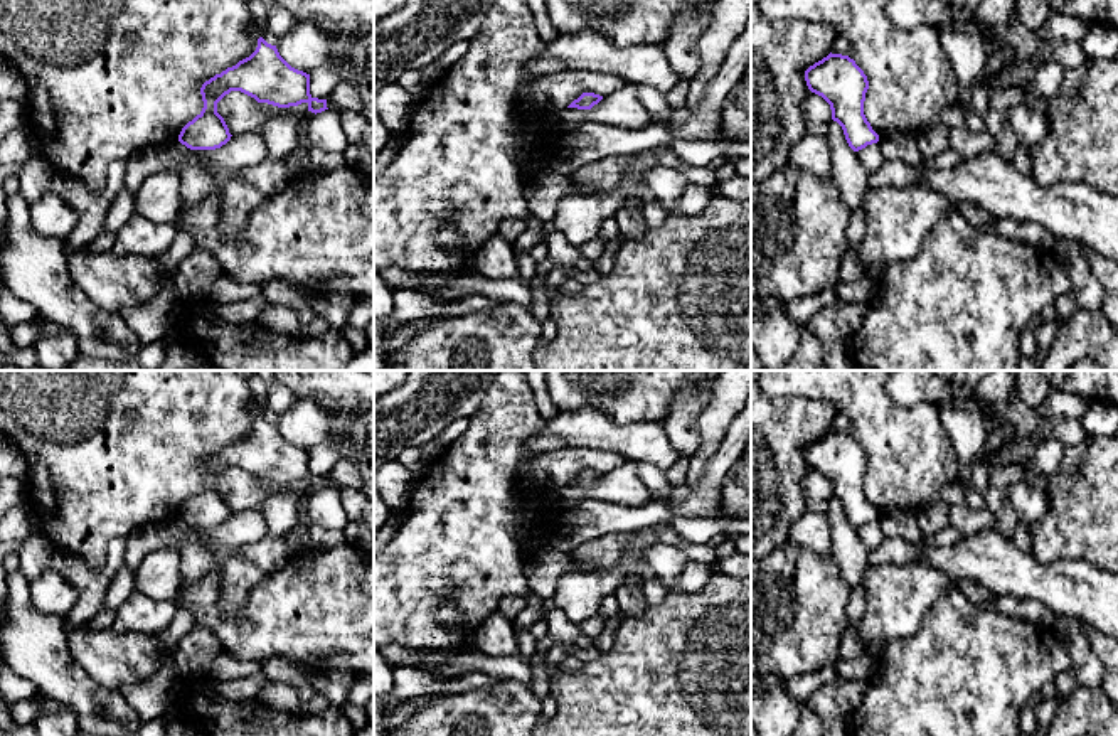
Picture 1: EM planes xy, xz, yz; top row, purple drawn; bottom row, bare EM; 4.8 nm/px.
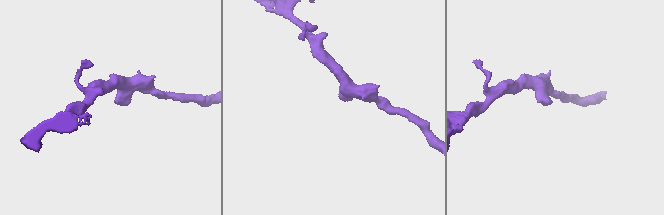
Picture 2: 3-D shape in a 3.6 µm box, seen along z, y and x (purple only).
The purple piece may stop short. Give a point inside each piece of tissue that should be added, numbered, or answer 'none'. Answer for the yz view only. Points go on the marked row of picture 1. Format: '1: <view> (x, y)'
none

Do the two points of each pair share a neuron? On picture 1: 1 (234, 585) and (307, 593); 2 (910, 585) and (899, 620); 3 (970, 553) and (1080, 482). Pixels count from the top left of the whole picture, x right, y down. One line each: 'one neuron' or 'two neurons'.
1: two neurons
2: one neuron
3: two neurons

